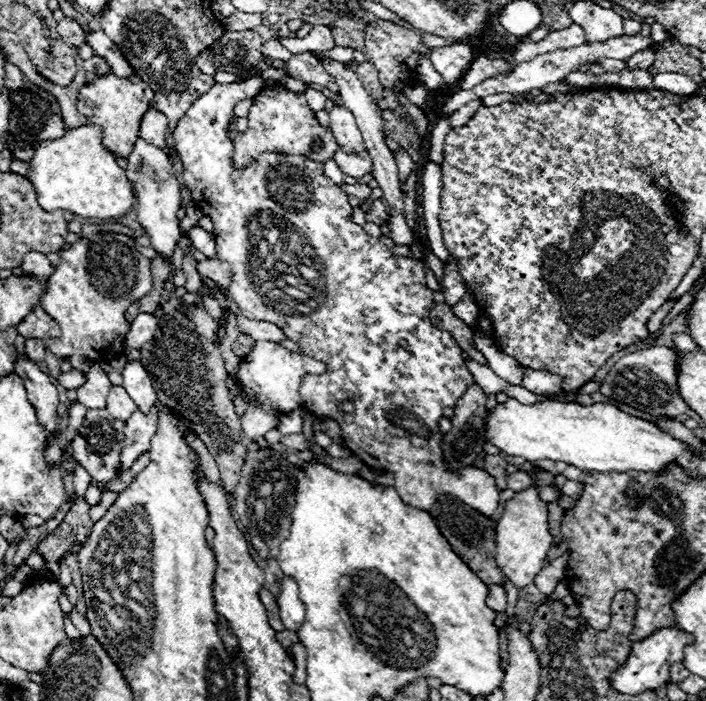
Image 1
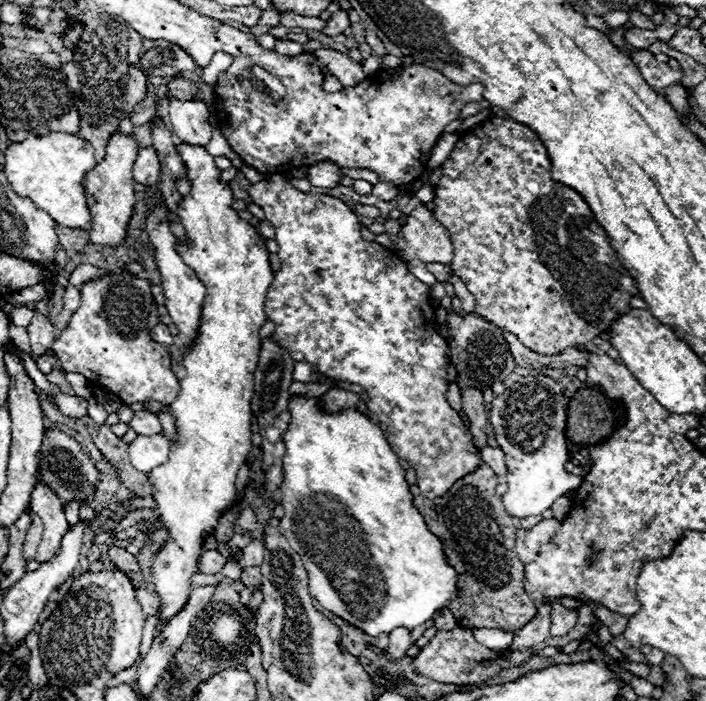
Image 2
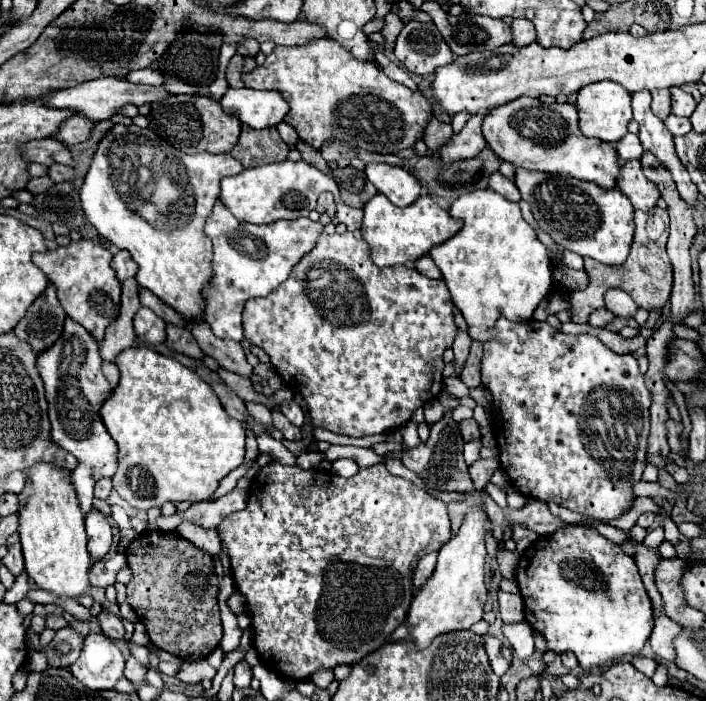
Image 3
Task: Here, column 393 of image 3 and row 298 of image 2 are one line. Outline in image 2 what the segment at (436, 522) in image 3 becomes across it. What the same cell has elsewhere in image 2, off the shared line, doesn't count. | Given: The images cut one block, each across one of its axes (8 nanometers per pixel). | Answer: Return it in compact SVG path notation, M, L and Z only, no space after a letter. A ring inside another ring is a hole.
M490 116L480 126L472 128L470 132L460 136L460 140L456 142L448 160L442 164L442 176L440 176L440 180L434 188L434 204L436 204L434 216L450 230L450 238L452 238L452 246L454 246L452 270L456 272L456 276L462 278L468 292L474 296L474 300L476 300L476 310L474 312L478 316L498 324L500 328L516 334L518 340L528 350L534 350L536 354L542 354L542 356L560 354L566 348L582 346L582 344L594 340L596 336L606 334L610 330L610 326L622 314L626 314L630 310L630 298L638 294L634 278L630 276L630 272L624 268L618 254L610 246L610 238L608 238L606 230L596 222L596 218L594 218L590 206L586 204L586 200L576 190L572 190L570 186L564 186L564 184L556 182L554 178L550 178L550 166L552 164L550 164L546 146L542 144L542 140L538 138L538 134L534 130L530 130L528 126L524 126L520 122L514 122L514 120Z

